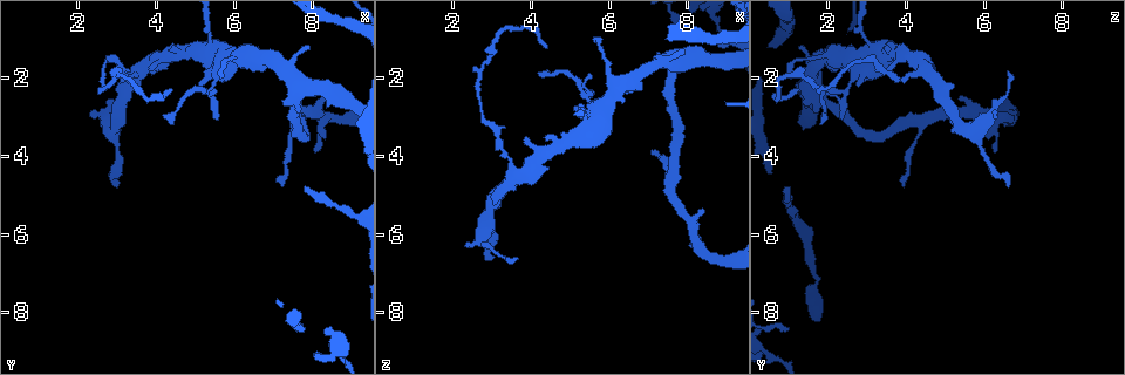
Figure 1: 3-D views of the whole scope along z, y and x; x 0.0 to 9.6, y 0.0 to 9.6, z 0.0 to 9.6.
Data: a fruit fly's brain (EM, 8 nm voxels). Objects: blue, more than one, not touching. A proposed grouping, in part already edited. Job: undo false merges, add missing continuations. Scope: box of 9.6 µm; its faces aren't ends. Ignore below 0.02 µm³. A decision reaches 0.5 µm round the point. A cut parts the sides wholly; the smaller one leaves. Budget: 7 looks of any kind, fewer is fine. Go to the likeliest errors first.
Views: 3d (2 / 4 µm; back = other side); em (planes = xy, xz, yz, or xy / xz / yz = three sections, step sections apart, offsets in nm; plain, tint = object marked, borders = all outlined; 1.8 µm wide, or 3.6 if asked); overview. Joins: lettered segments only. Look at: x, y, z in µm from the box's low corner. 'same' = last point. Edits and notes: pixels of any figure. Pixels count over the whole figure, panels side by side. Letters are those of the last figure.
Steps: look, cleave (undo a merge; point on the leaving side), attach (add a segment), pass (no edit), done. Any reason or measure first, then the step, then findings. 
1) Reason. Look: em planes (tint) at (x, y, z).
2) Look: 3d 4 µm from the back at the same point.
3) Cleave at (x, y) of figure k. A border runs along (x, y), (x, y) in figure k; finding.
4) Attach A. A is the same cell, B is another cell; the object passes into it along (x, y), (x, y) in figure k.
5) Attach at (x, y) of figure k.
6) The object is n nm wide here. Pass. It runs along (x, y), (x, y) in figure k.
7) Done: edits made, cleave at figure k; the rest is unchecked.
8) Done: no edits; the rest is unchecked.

Thin end. Look: em xy step 16 (tint) at (2.95, 4.75, 6.70).

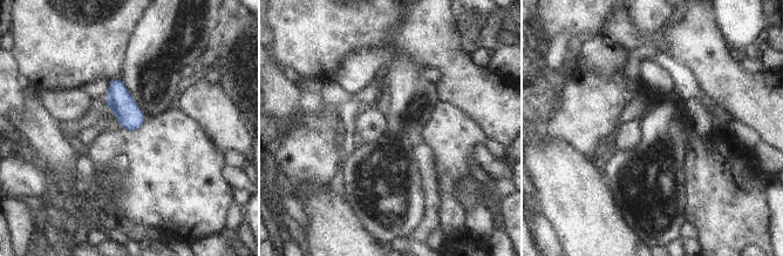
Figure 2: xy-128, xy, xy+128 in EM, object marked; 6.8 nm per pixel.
Look: em planes (borders) at the same point.

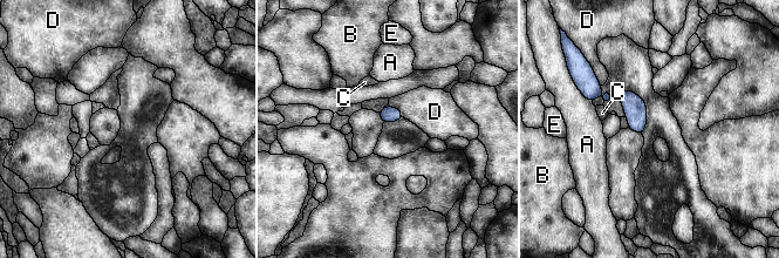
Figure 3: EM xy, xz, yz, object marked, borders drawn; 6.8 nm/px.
Pass. A, B, C, D and E are other cells; a border runs along (384, 107), (396, 107), (404, 116) in figure 3; no lettered segment goes on from it.

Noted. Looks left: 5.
Free end. Look: em planes (tint) at (7.85, 4.80, 0.95).

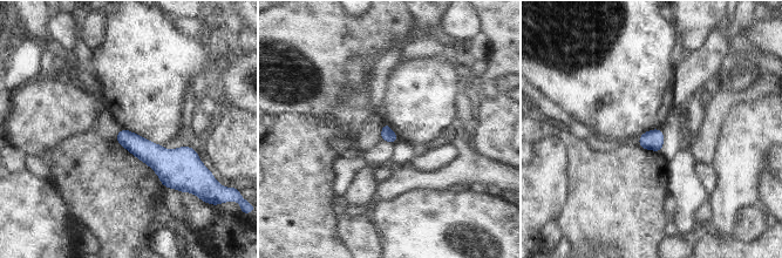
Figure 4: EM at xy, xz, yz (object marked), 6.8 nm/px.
What lies round it. Look: em planes (borders) at the same point.

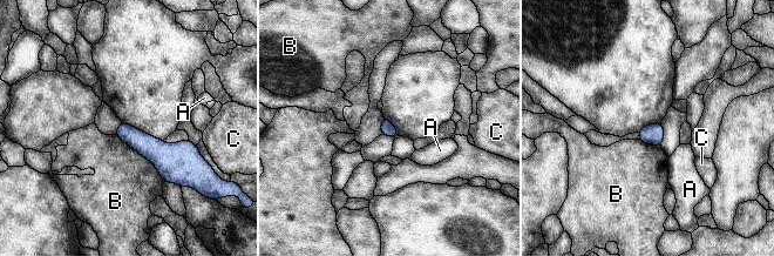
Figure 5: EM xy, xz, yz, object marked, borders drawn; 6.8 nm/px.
Pass. A, B and C are other cells; a border runs along (115, 134), (143, 155), (164, 181) in figure 5; none of them fits.

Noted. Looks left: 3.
Free end. Look: em 3.6 µm planes (borders) at (8.05, 3.95, 6.30).

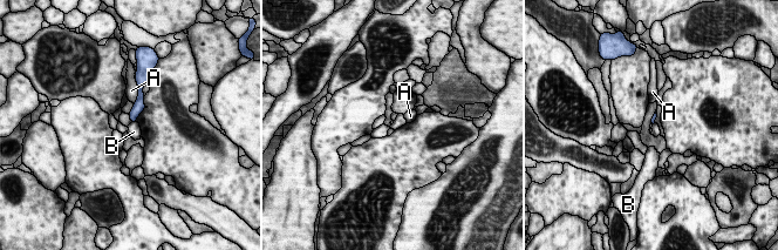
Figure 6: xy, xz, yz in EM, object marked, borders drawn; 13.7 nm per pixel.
Pass. A and B are other cells; a border runs along (131, 121), (135, 122) in figure 6; none of them fits.

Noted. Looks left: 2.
Done: no edits; the rest is unchecked.

